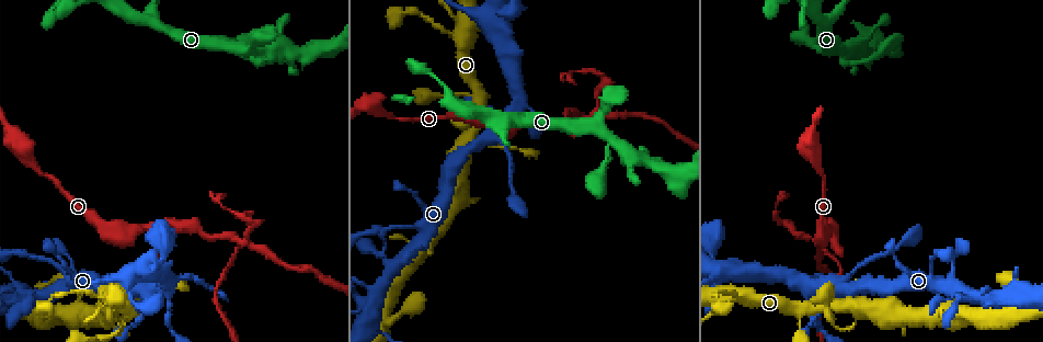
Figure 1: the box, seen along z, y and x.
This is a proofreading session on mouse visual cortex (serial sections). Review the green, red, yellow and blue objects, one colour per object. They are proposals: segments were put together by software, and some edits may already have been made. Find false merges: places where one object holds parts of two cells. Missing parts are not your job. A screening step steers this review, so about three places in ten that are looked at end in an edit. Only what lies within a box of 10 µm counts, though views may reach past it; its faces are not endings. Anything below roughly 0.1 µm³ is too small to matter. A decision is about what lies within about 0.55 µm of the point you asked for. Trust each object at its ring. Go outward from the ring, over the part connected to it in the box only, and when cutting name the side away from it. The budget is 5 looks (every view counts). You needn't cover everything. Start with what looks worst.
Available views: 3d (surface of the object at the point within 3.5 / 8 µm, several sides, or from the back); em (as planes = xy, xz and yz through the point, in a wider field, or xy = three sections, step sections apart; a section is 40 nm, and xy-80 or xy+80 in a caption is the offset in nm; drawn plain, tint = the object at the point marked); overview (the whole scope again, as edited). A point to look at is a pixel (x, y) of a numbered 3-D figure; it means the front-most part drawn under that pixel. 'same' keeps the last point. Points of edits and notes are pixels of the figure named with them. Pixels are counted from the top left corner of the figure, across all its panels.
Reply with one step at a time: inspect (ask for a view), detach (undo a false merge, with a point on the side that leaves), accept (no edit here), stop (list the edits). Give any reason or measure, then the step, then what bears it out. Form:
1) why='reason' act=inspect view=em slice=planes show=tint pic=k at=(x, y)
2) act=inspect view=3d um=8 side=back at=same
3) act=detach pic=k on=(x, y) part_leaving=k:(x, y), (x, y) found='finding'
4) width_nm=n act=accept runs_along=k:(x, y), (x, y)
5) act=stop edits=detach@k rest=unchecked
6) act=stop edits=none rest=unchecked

why='side arm on a straight run' act=inspect view=3d um=3.5 side=back pic=1 at=(237, 241)

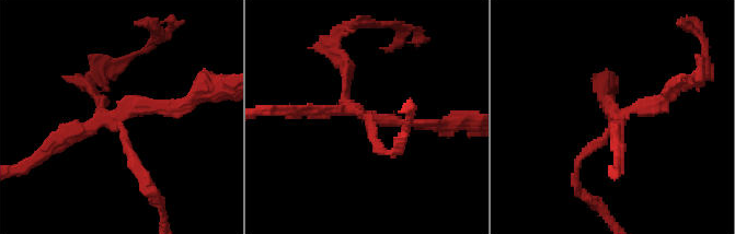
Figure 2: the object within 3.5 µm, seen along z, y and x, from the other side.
act=detach pic=2 on=(659, 107) part_leaving=2:(118, 121), (125, 148), (156, 198) found='two cells meet here'

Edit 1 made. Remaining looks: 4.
why='redraw' act=inspect view=overview

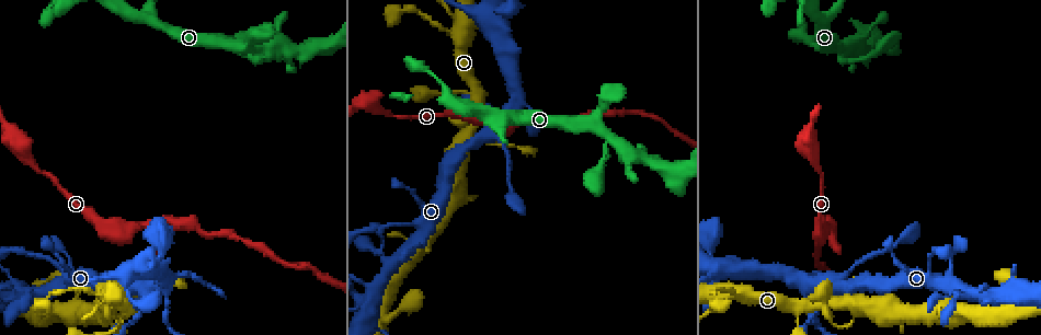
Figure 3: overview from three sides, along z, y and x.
why='abrupt turn' act=inspect view=3d um=3.5 pic=3 at=(606, 142)

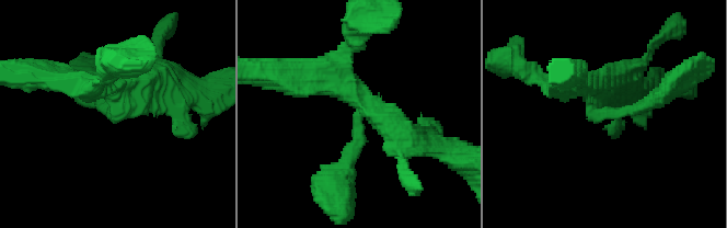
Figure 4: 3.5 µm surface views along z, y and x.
act=inspect view=em slice=xy step=3 show=tint pic=4 at=(113, 112)

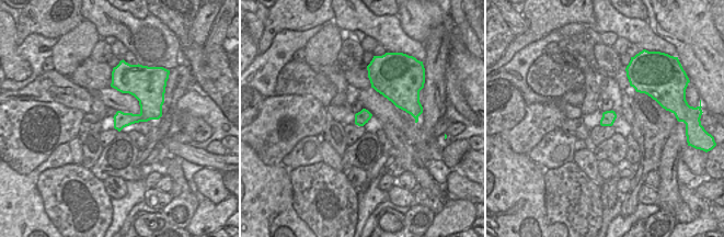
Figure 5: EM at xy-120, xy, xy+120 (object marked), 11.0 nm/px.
arms=3 arm_widths_nm=150,350,400 act=accept runs_along=4:(323, 71), (360, 99), (344, 172) found='all the same cell'

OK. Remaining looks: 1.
act=stop edits=detach@2 rest=unchecked

